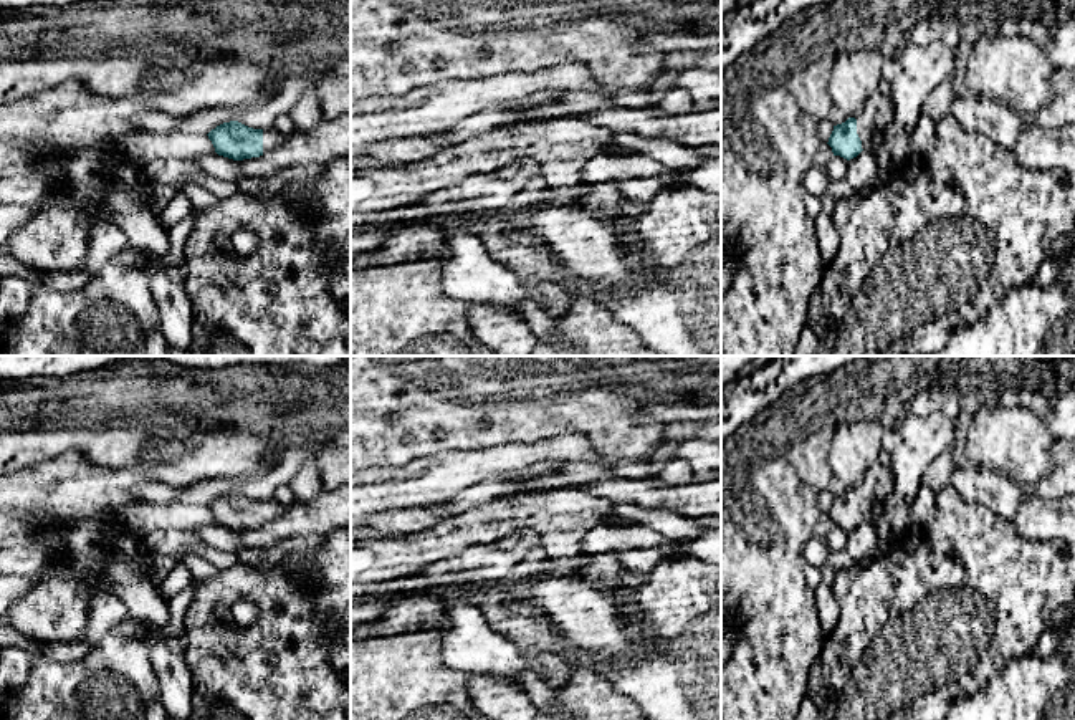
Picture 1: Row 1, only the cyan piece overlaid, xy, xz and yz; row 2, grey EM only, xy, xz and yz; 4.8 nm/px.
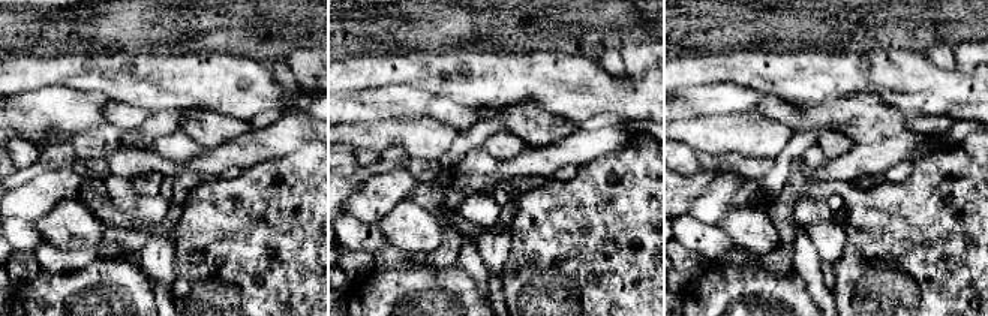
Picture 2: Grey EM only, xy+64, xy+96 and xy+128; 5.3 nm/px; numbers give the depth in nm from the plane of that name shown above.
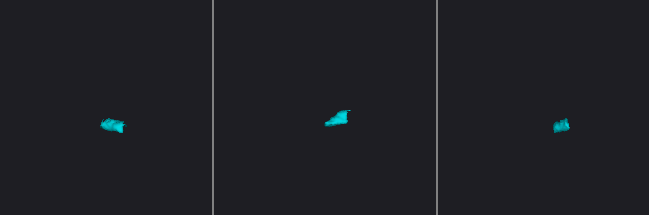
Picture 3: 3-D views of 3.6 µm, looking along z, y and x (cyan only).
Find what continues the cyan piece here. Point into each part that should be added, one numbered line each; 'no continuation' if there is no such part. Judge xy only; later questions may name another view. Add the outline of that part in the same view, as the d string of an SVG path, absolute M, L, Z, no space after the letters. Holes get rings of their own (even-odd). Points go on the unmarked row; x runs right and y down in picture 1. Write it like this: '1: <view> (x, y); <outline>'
1: xy (272, 510); M263 500L263 523L271 523L278 520L281 515L284 515L286 506L278 503L276 500Z

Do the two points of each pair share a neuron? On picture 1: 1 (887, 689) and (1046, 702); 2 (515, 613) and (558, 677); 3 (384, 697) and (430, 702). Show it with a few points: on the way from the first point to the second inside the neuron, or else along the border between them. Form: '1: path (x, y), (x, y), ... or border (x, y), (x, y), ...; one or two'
1: border (998, 671), (979, 689), (953, 702); two
2: border (505, 636), (523, 648), (556, 654), (571, 676); two
3: path (396, 702), (419, 702); one

